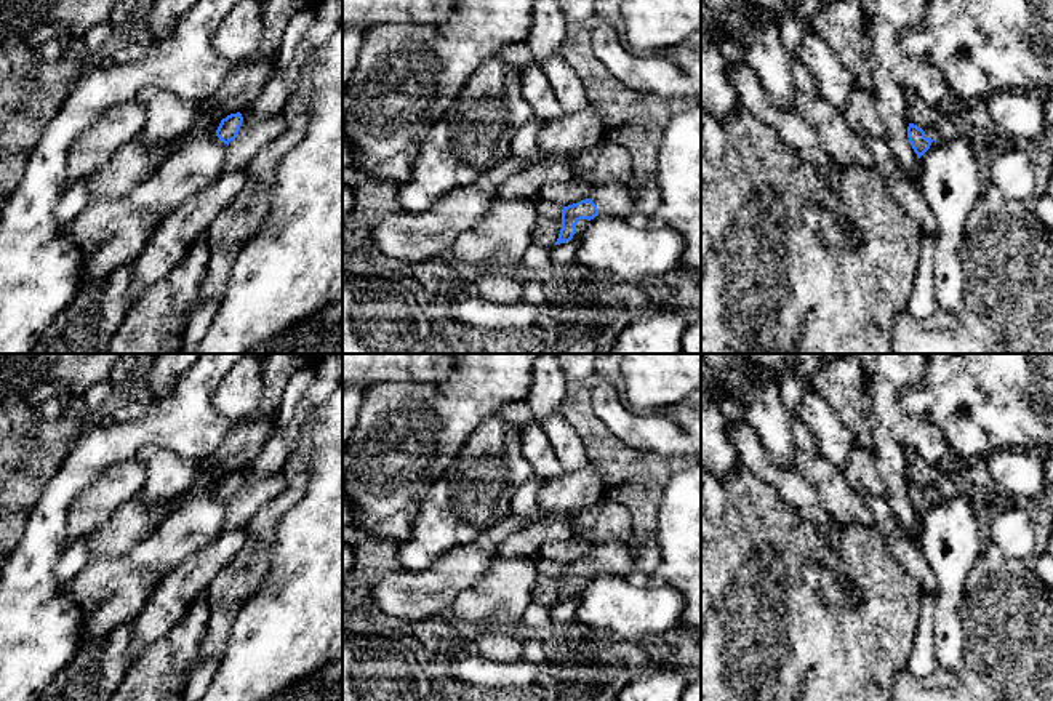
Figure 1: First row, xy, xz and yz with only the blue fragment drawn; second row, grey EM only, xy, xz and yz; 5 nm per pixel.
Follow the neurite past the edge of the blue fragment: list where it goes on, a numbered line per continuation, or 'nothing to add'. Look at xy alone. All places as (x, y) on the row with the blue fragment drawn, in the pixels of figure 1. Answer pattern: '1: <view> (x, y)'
1: xy (253, 135)

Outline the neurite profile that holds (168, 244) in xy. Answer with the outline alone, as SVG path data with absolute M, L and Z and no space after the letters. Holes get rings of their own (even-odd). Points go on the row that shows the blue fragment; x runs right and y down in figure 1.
M248 170L221 171L213 186L194 195L155 227L142 253L131 264L128 286L131 306L154 283L166 285L171 269L202 235L206 235L210 224L234 202L246 182Z

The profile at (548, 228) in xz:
M538 202L536 227L531 242L552 248L562 229L563 206L551 202Z

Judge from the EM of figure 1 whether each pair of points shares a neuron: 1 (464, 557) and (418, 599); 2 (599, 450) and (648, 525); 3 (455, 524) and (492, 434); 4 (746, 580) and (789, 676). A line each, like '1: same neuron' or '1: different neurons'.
1: same neuron
2: same neuron
3: same neuron
4: same neuron

